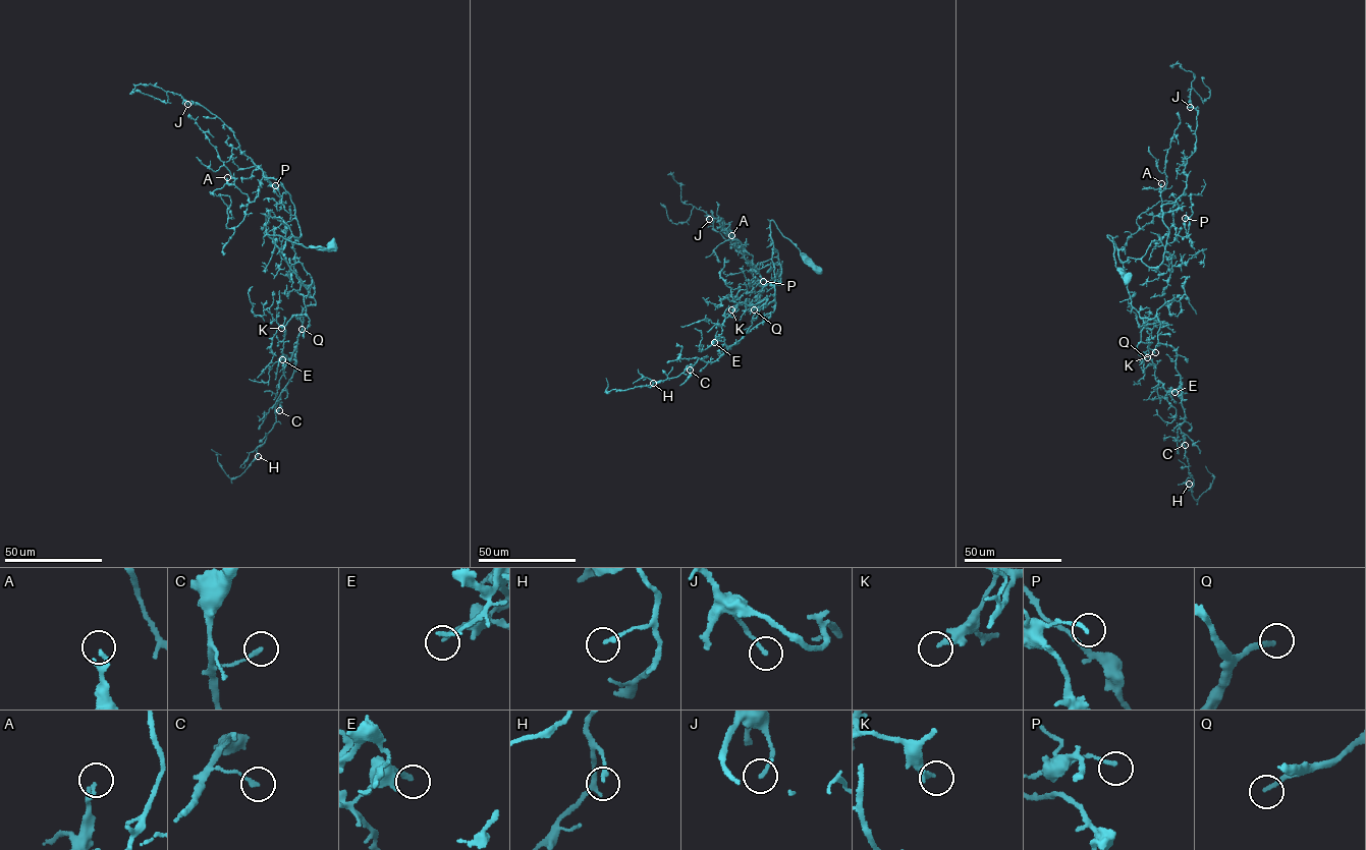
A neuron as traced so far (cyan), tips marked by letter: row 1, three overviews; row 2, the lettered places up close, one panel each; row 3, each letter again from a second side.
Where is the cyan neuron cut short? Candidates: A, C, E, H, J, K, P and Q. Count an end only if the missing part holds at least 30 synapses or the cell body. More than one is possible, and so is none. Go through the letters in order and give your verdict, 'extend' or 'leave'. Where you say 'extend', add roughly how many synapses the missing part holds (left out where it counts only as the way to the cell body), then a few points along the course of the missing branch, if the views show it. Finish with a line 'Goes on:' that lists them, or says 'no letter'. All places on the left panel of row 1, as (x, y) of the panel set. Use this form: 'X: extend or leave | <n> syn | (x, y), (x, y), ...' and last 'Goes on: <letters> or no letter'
A: leave
C: leave
E: leave
H: leave
J: leave
K: leave
P: leave
Q: extend | 60 syn | (302, 329), (295, 327), (289, 336), (287, 343), (290, 349)
Goes on: Q

